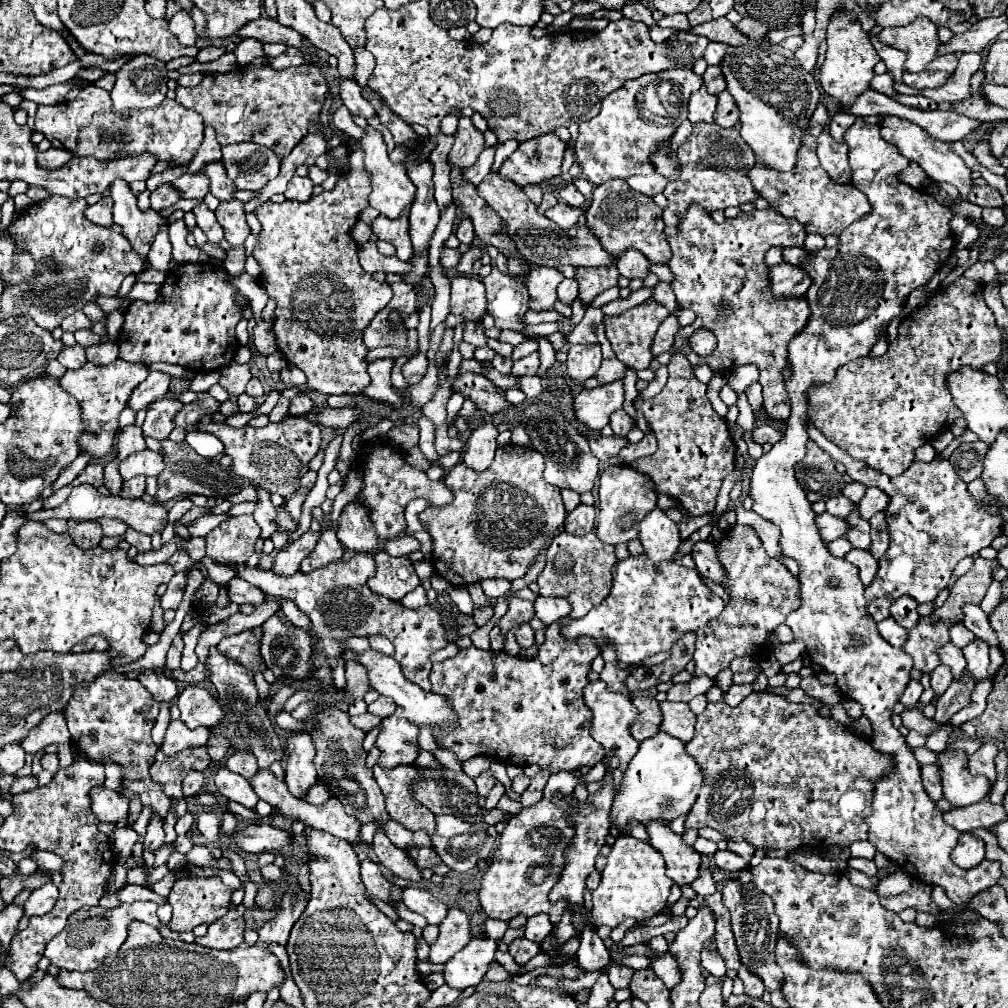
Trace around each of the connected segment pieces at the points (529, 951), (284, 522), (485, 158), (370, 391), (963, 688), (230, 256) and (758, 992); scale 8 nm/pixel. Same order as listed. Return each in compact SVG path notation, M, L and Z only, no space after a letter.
M517 938L517 940L513 940L511 946L509 946L509 954L513 956L513 960L515 960L519 966L527 964L527 962L529 962L533 956L537 956L539 952L541 952L541 946L535 944L535 942L531 942L531 940L525 940L525 938Z
M279 506L279 508L277 508L277 520L275 520L275 524L277 524L279 532L295 532L297 526L299 526L299 522L295 522L295 520L287 514L285 506Z
M495 146L495 148L485 148L485 152L477 158L477 162L461 172L461 178L465 178L467 182L471 182L473 186L479 186L481 180L483 180L483 178L489 174L489 170L491 170L495 150L497 150L497 146Z
M381 358L369 364L369 376L371 384L363 388L363 396L375 400L375 402L385 402L399 410L403 406L403 398L393 390L391 384L391 370L395 366L395 358Z
M953 682L945 694L937 698L937 712L933 720L937 724L945 724L951 720L955 712L967 706L967 696L971 694L971 688L975 688L975 682Z
M231 246L227 250L227 256L223 260L223 268L233 274L233 276L239 276L243 272L243 266L245 266L245 248L243 246Z
M739 968L739 978L741 978L743 984L745 984L745 994L747 994L749 998L753 998L753 1000L761 1000L763 992L765 992L761 980L759 980L757 976L751 976L751 972L747 972L745 968Z

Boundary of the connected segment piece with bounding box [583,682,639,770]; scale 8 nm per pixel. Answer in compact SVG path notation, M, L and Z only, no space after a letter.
M591 682L583 688L583 702L591 708L593 712L593 720L591 720L591 736L595 736L595 740L605 748L607 758L619 756L621 764L619 768L627 768L627 760L631 760L631 756L635 756L639 742L631 740L631 734L627 732L627 724L631 724L631 720L635 720L635 706L631 704L627 694L617 694L607 690L607 684L603 682Z

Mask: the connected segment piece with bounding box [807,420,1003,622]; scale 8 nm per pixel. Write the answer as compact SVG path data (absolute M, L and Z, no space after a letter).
M807 420L807 434L819 444L835 462L845 464L847 474L855 480L869 486L875 486L889 496L885 508L885 520L889 530L889 550L879 558L879 572L869 588L865 588L867 610L875 622L889 618L889 606L899 596L911 596L919 604L931 602L947 586L953 568L959 560L977 554L981 548L987 548L995 536L1001 534L1003 518L989 514L979 502L967 492L965 482L957 476L949 460L933 460L929 464L917 462L911 464L901 476L887 476L875 472L871 466L847 456L839 446L829 442L811 420Z

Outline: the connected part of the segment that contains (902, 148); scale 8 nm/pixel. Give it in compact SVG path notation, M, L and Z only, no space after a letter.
M881 116L883 120L879 122L881 128L881 136L885 142L897 146L899 154L903 154L907 160L917 162L929 178L937 180L937 182L949 182L953 184L959 194L967 194L971 188L971 170L965 166L965 162L949 148L949 144L943 144L939 140L935 140L933 136L927 136L927 132L923 132L923 128L919 128L917 124L911 124L909 120L897 118L897 116Z

